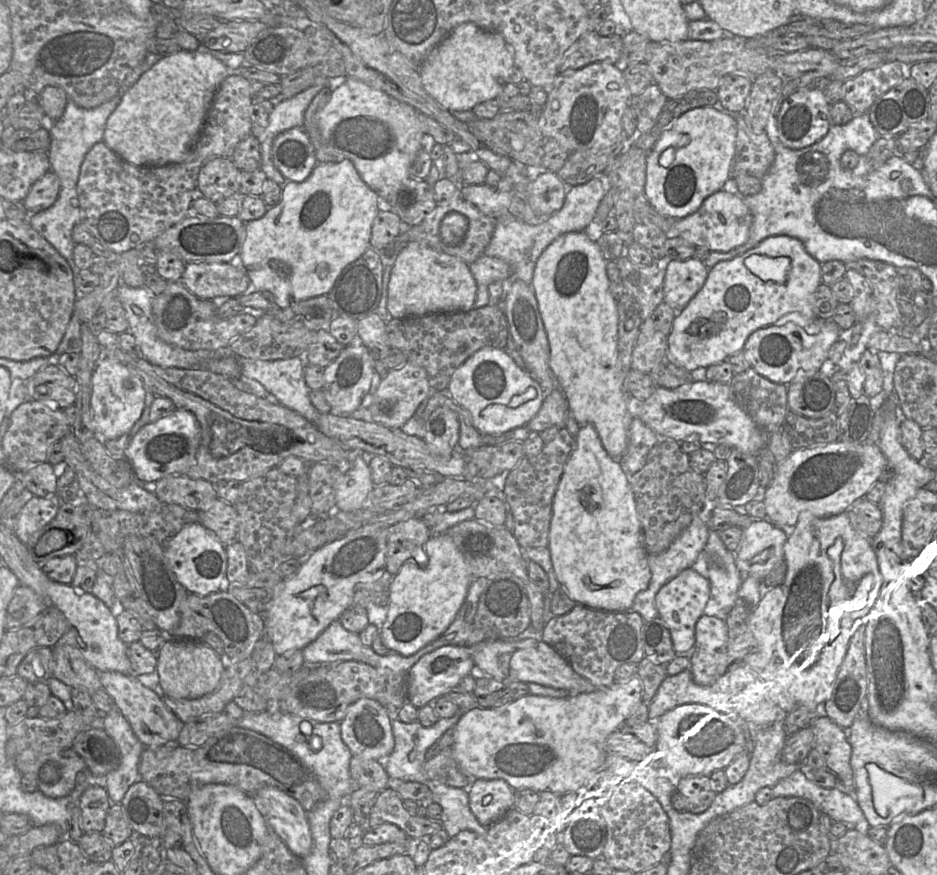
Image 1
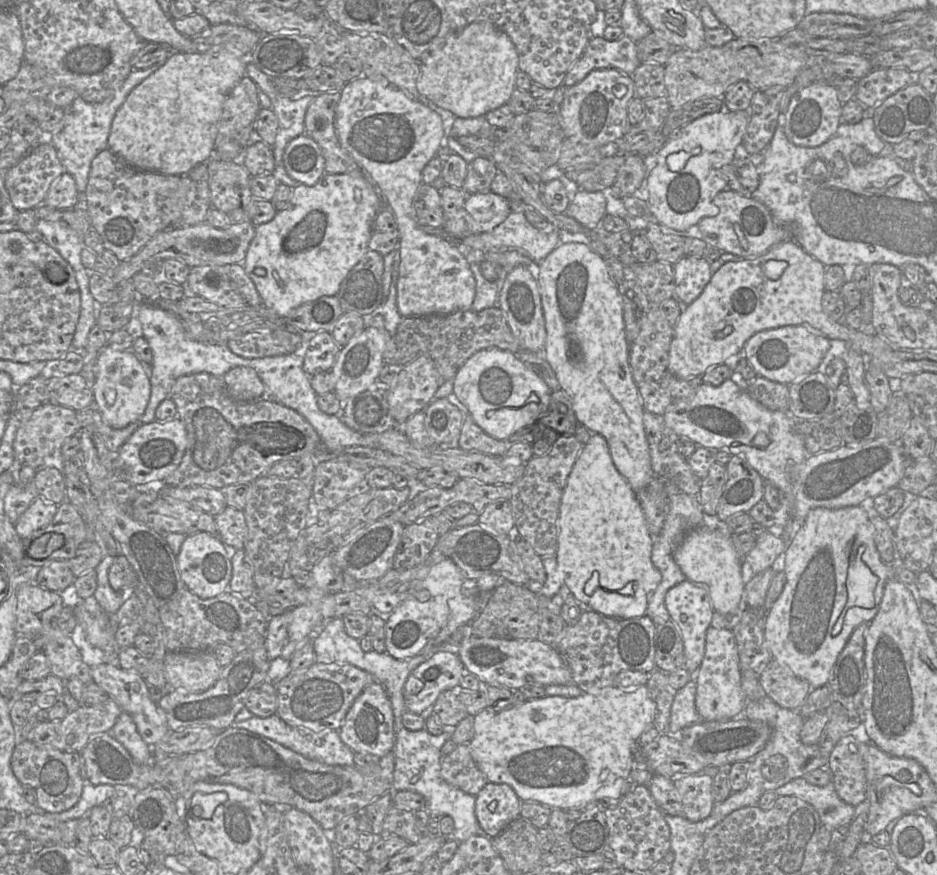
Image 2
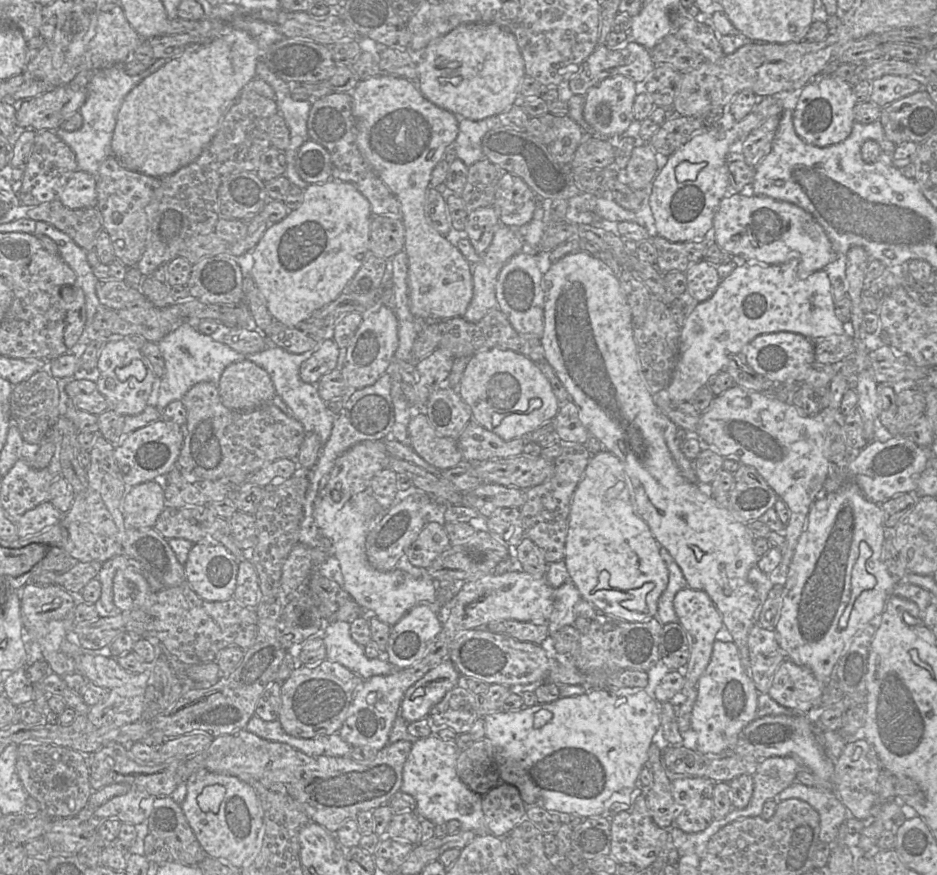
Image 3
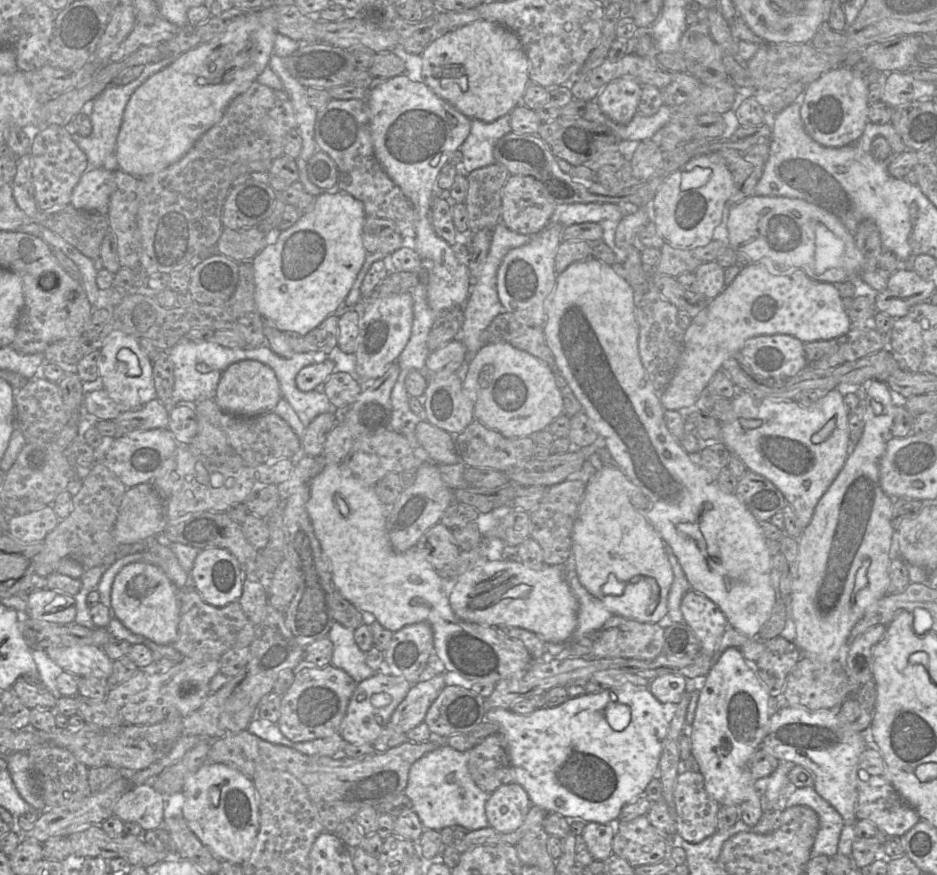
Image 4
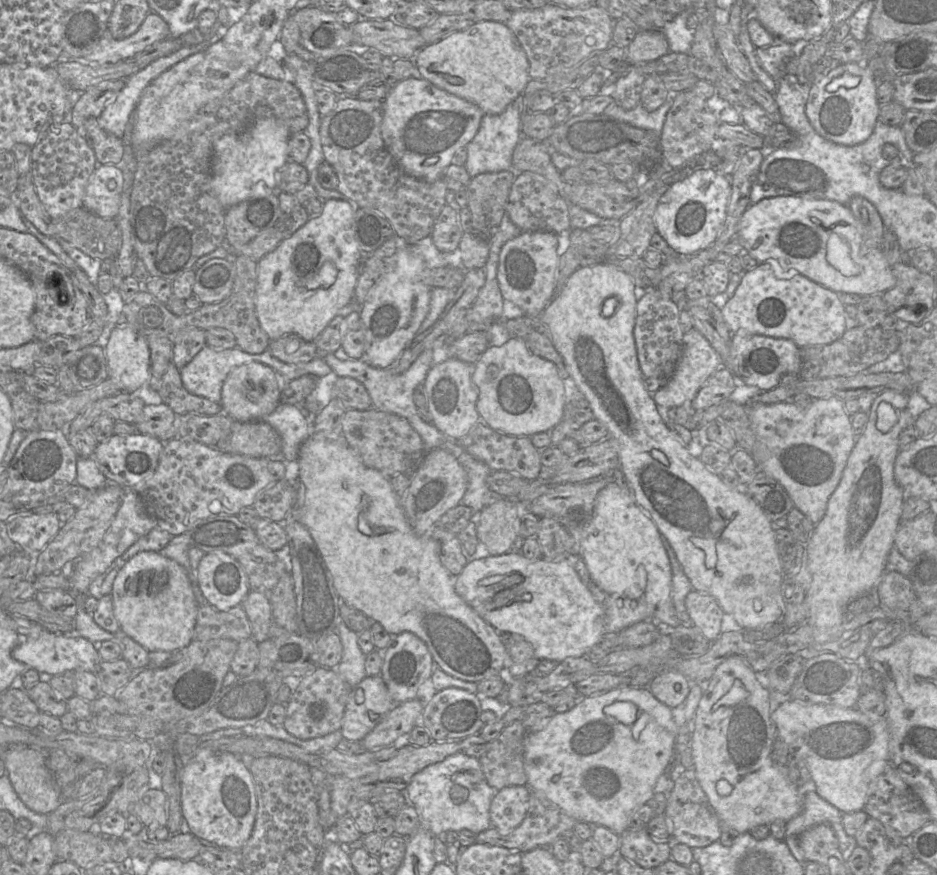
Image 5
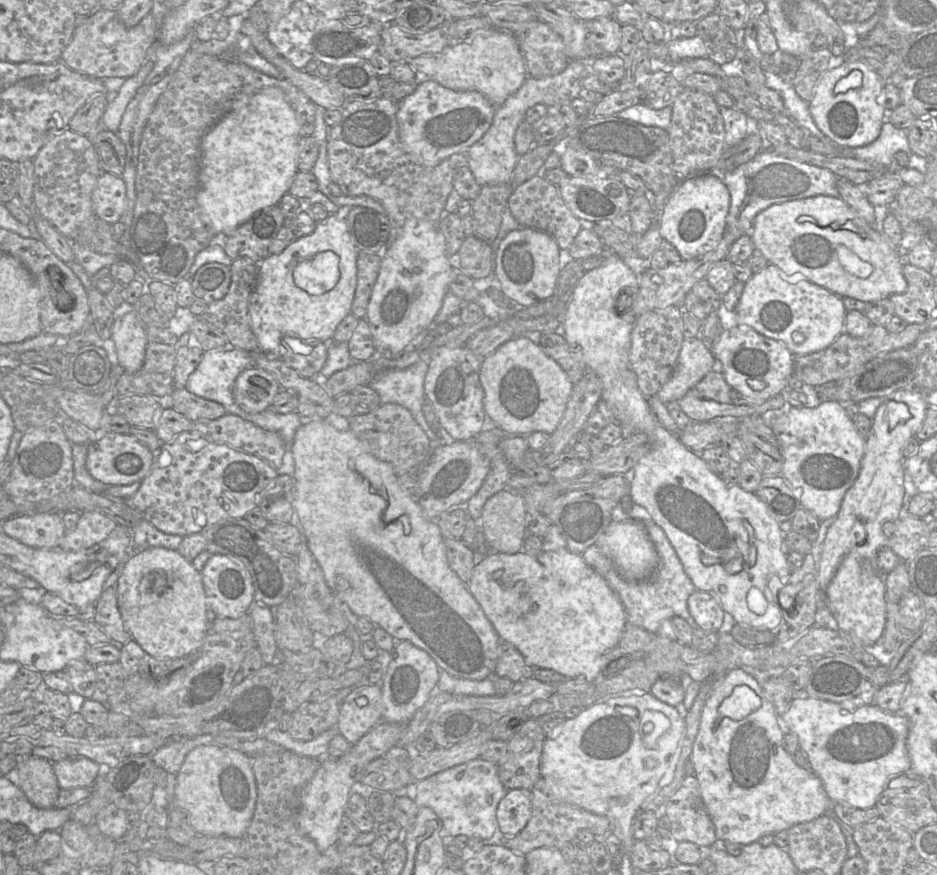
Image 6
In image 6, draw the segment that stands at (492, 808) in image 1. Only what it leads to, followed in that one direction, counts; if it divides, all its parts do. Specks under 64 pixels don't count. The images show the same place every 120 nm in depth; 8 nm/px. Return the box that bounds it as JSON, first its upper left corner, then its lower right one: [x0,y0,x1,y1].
[496,788,531,836]

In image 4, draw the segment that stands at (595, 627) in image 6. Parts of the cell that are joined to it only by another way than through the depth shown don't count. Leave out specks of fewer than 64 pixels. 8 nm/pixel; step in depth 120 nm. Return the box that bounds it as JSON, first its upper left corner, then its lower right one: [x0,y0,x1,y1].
[449,559,578,643]

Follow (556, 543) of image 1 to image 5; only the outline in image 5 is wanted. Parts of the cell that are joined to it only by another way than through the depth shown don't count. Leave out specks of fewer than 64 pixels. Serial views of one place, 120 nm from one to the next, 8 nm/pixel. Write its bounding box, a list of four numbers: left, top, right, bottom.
[579,481,681,629]

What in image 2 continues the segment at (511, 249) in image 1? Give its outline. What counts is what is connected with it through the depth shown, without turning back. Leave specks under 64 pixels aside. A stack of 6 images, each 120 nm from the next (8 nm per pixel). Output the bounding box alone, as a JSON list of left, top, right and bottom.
[421,189,606,263]

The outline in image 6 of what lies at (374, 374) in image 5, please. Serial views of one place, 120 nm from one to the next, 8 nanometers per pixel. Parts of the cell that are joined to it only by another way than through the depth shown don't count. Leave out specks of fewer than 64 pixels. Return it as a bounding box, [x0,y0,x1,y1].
[369,361,441,450]

